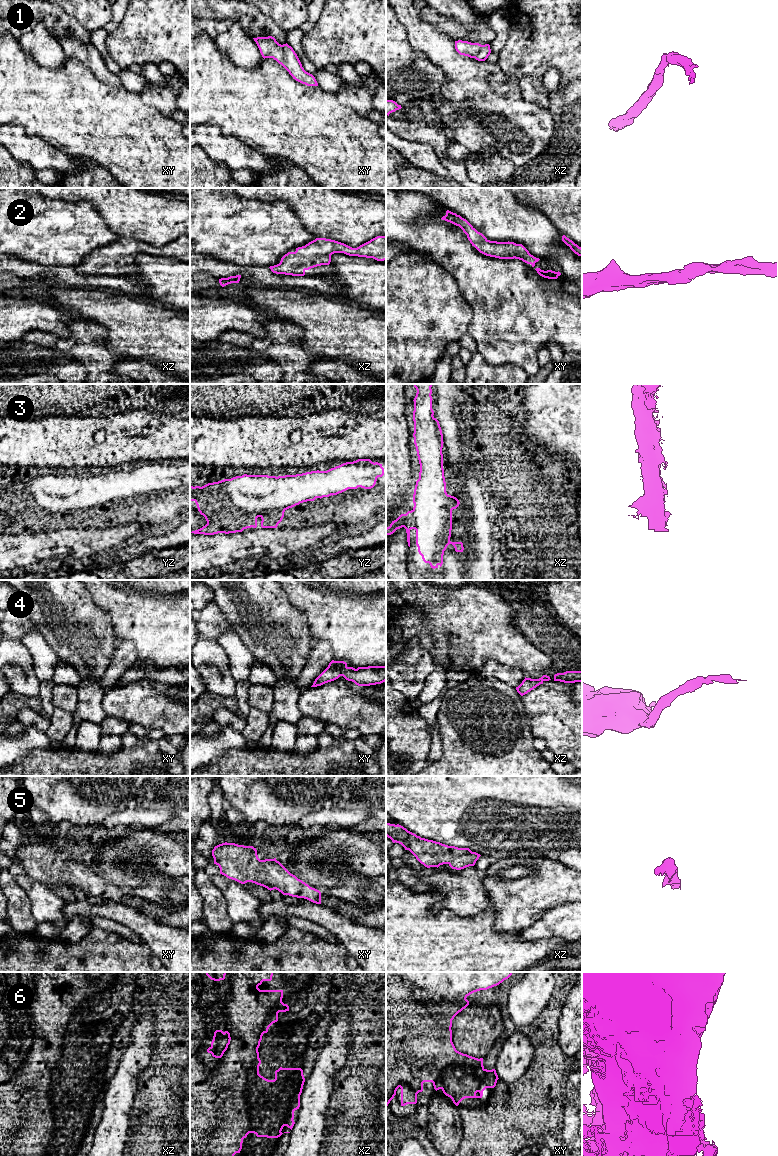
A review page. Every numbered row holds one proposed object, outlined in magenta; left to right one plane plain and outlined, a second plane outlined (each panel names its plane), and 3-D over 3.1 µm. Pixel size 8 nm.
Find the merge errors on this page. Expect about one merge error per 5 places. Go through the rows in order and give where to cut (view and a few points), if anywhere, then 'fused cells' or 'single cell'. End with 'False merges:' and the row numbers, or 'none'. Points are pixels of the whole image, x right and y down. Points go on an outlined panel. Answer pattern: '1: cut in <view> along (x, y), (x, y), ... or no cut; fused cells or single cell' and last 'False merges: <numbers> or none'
1: no cut; single cell
2: no cut; single cell
3: no cut; single cell
4: no cut; single cell
5: no cut; single cell
6: cut in xz along (265, 1078), (263, 1103), (243, 1111), (228, 1154); fused cells
False merges: 6

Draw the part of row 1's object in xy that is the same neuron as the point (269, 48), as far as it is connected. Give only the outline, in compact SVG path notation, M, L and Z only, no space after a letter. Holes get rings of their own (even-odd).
M272 36L253 38L262 57L273 58L281 64L296 81L307 86L318 86L315 77L306 72L291 46L279 44Z

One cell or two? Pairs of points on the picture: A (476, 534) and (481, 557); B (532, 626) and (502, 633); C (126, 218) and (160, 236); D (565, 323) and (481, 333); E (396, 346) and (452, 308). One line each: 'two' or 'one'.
A: one
B: two
C: one
D: one
E: one

